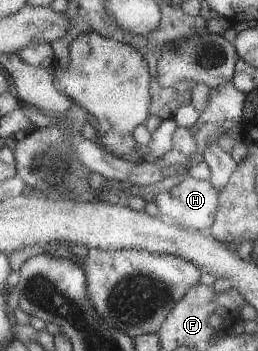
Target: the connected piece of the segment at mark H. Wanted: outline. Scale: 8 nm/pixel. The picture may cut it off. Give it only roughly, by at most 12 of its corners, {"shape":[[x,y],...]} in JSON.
{"shape":[[185,175],[152,201],[176,226],[206,232],[218,191]]}

